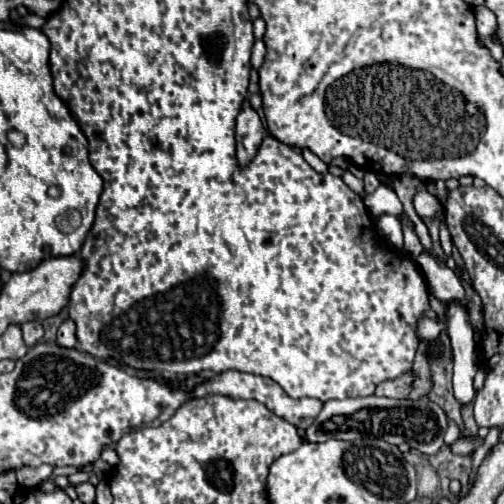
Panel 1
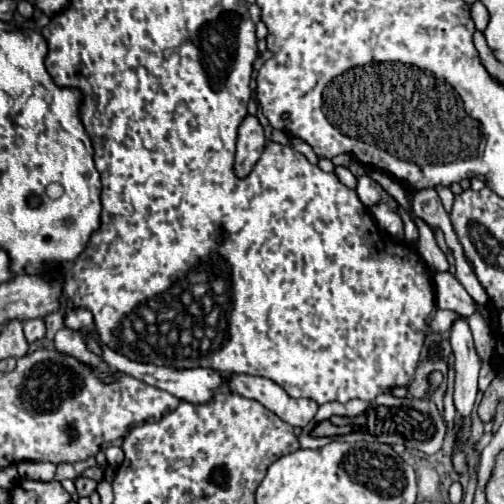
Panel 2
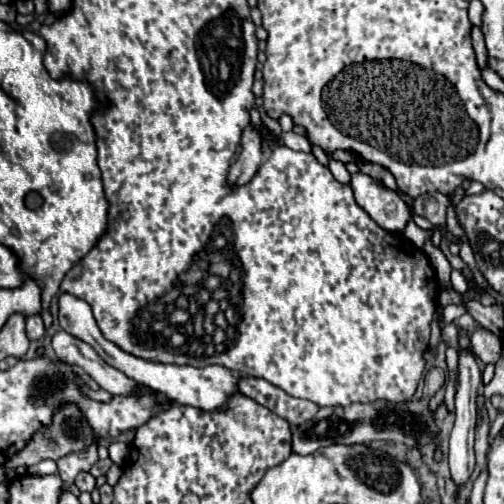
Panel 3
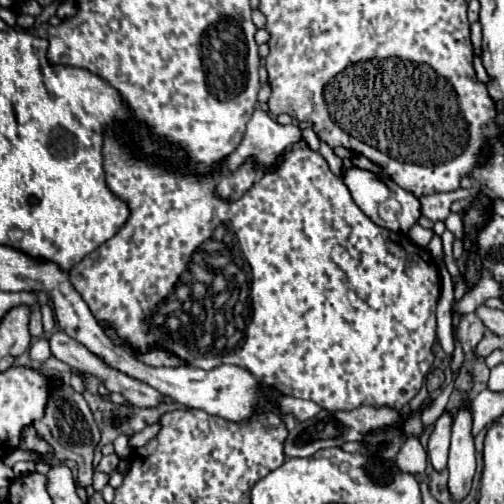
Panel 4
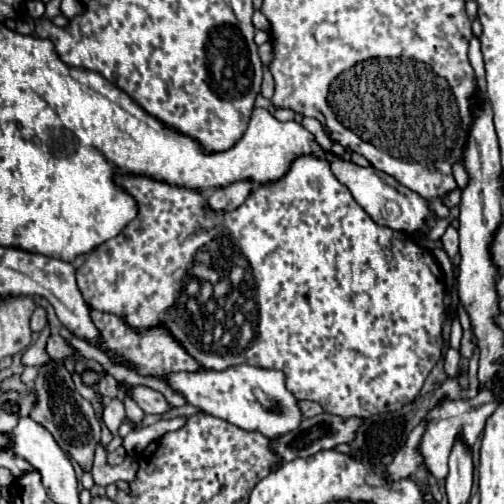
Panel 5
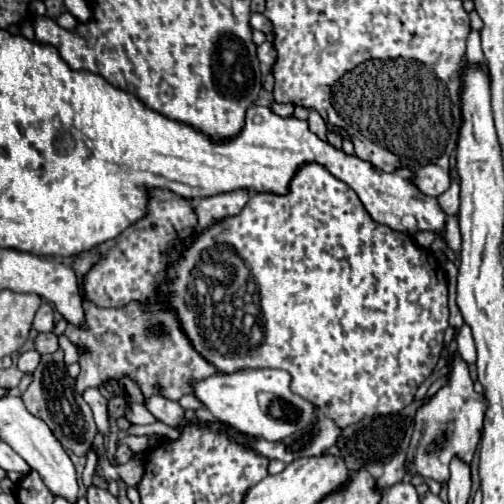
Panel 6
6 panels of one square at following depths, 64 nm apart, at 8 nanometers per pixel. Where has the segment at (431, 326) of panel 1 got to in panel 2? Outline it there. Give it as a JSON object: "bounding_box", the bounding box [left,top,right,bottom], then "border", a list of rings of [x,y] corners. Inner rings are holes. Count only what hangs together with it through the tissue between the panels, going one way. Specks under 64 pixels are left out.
{"bounding_box":[430,310,460,332],"border":[[[438,310],[434,320],[430,322],[430,326],[434,332],[444,332],[450,328],[450,324],[452,324],[452,320],[456,320],[456,316],[460,316],[460,314],[454,310]]]}

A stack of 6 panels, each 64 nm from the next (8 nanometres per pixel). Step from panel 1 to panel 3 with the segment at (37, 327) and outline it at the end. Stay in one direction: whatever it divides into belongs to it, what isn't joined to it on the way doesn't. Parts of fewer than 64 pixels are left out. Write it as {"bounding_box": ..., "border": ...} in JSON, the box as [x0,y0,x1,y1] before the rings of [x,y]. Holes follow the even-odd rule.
{"bounding_box":[26,314,46,340],"border":[[[40,314],[28,316],[28,320],[26,320],[26,332],[28,332],[28,338],[30,338],[30,340],[38,340],[38,338],[46,332]]]}

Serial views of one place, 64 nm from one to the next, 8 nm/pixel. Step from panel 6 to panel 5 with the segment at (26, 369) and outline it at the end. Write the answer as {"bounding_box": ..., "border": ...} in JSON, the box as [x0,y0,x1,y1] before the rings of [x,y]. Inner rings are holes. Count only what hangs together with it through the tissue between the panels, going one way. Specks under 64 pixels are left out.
{"bounding_box":[22,324,50,366],"border":[[[47,324],[46,328],[40,332],[37,341],[22,354],[22,364],[24,366],[40,366],[49,359],[45,347],[50,334],[49,324]]]}

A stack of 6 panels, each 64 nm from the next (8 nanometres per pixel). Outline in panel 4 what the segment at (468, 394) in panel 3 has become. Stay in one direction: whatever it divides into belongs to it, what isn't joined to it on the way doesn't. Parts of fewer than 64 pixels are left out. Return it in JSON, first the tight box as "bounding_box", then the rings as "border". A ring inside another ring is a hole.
{"bounding_box":[448,406,476,502],"border":[[[462,406],[452,426],[452,442],[448,456],[448,474],[450,474],[448,490],[454,502],[460,502],[468,496],[472,486],[472,476],[476,470],[474,440],[470,434],[470,426],[472,426],[470,412]]]}

